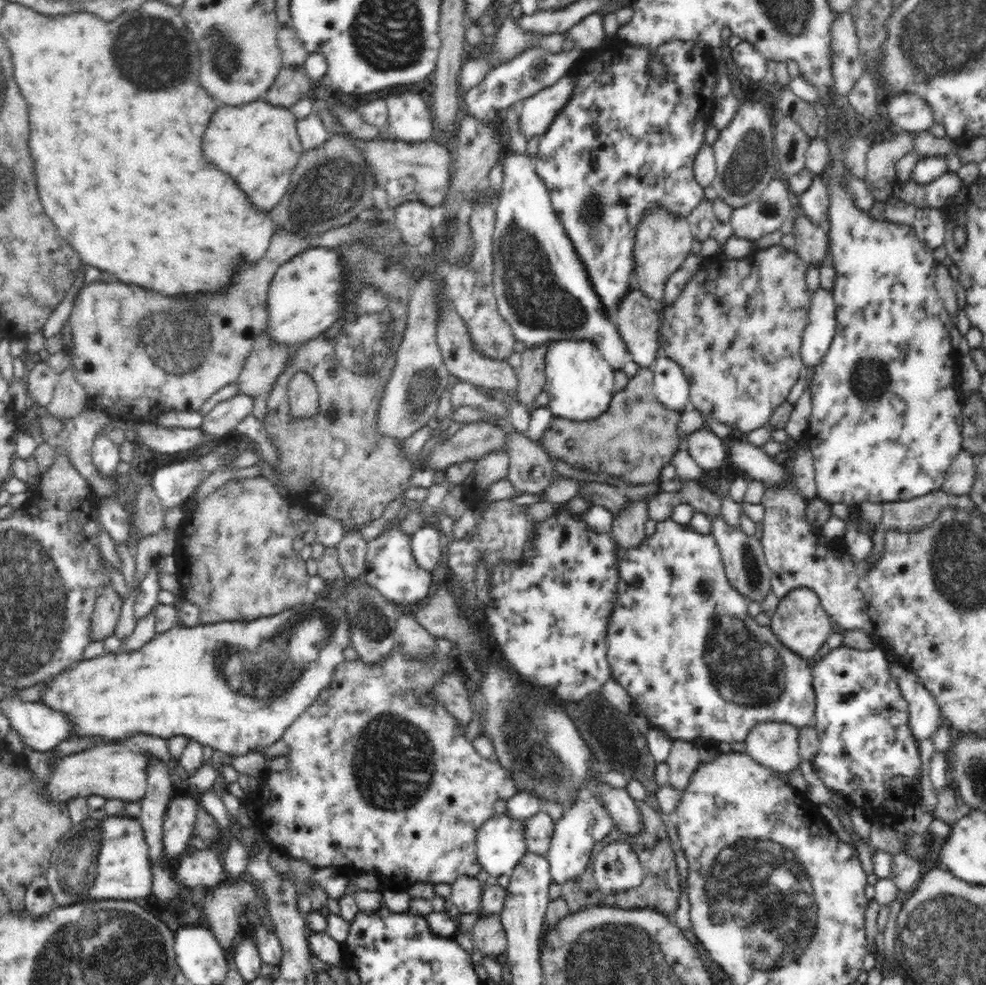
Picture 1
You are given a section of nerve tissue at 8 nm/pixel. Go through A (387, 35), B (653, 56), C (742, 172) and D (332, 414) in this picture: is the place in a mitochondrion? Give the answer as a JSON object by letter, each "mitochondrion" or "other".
{"A":"mitochondrion","B":"other","C":"mitochondrion","D":"mitochondrion"}

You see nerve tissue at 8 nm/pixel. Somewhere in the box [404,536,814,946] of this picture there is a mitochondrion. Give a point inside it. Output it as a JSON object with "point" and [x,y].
{"point":[747,671]}

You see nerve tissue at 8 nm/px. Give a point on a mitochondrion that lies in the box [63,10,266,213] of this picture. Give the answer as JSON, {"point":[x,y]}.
{"point":[162,58]}

